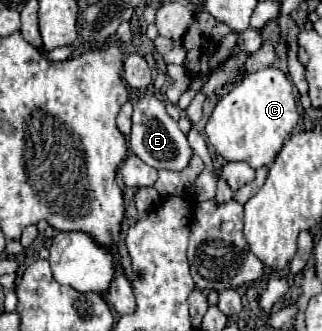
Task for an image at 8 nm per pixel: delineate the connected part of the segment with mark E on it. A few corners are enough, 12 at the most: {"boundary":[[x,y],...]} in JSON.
{"boundary":[[151,92],[133,104],[131,150],[181,172],[193,150]]}

